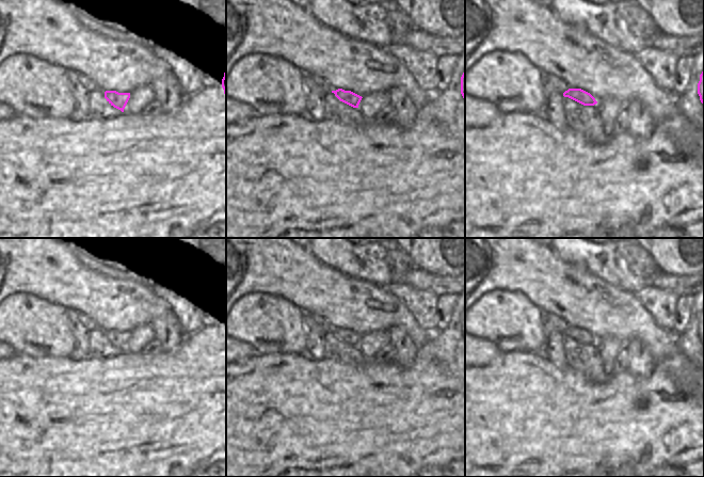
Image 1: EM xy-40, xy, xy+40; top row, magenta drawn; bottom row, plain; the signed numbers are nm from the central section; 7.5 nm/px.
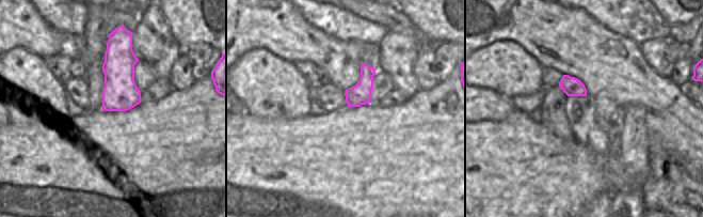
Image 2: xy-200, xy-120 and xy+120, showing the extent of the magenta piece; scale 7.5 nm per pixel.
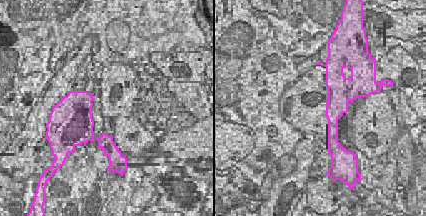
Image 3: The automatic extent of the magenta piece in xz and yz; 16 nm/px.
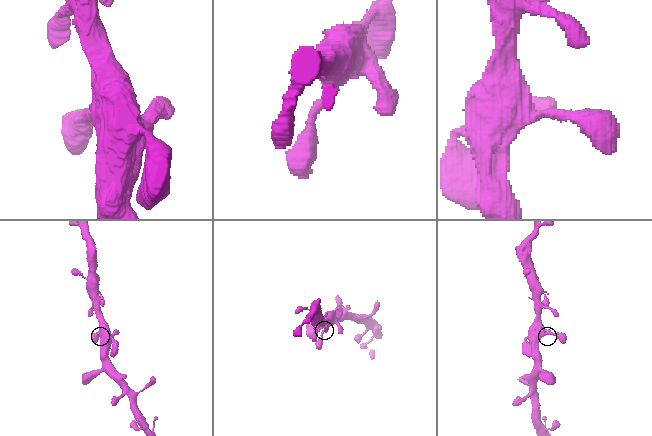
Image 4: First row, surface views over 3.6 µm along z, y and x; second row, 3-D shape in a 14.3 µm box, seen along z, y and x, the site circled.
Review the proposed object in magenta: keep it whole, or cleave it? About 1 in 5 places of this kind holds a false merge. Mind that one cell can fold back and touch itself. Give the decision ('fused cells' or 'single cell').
single cell

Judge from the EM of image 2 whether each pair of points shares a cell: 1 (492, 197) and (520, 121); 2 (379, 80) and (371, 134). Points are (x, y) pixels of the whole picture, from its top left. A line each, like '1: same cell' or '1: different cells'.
1: same cell
2: different cells

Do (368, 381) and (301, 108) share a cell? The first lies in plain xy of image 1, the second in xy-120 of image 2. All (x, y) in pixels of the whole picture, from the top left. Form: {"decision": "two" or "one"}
{"decision": "two"}

